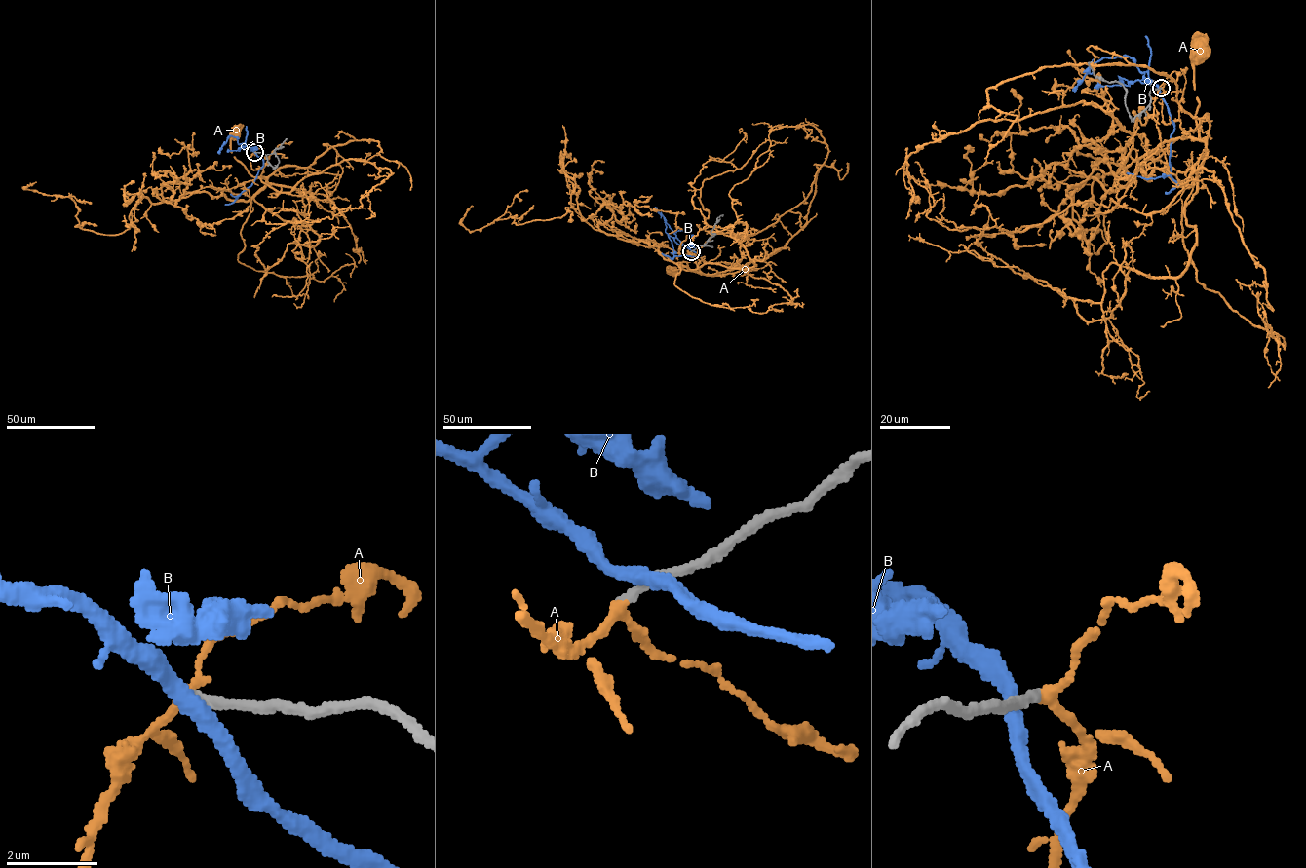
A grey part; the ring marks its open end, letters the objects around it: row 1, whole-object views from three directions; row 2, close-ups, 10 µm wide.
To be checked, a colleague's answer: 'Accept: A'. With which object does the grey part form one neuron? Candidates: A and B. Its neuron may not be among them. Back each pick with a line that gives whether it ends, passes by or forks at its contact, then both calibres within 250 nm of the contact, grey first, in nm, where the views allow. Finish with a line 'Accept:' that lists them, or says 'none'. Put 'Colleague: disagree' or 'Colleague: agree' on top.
Colleague: agree
A: It passes by. Thickness 240 nm (grey) against 200 nm
Accept: A

